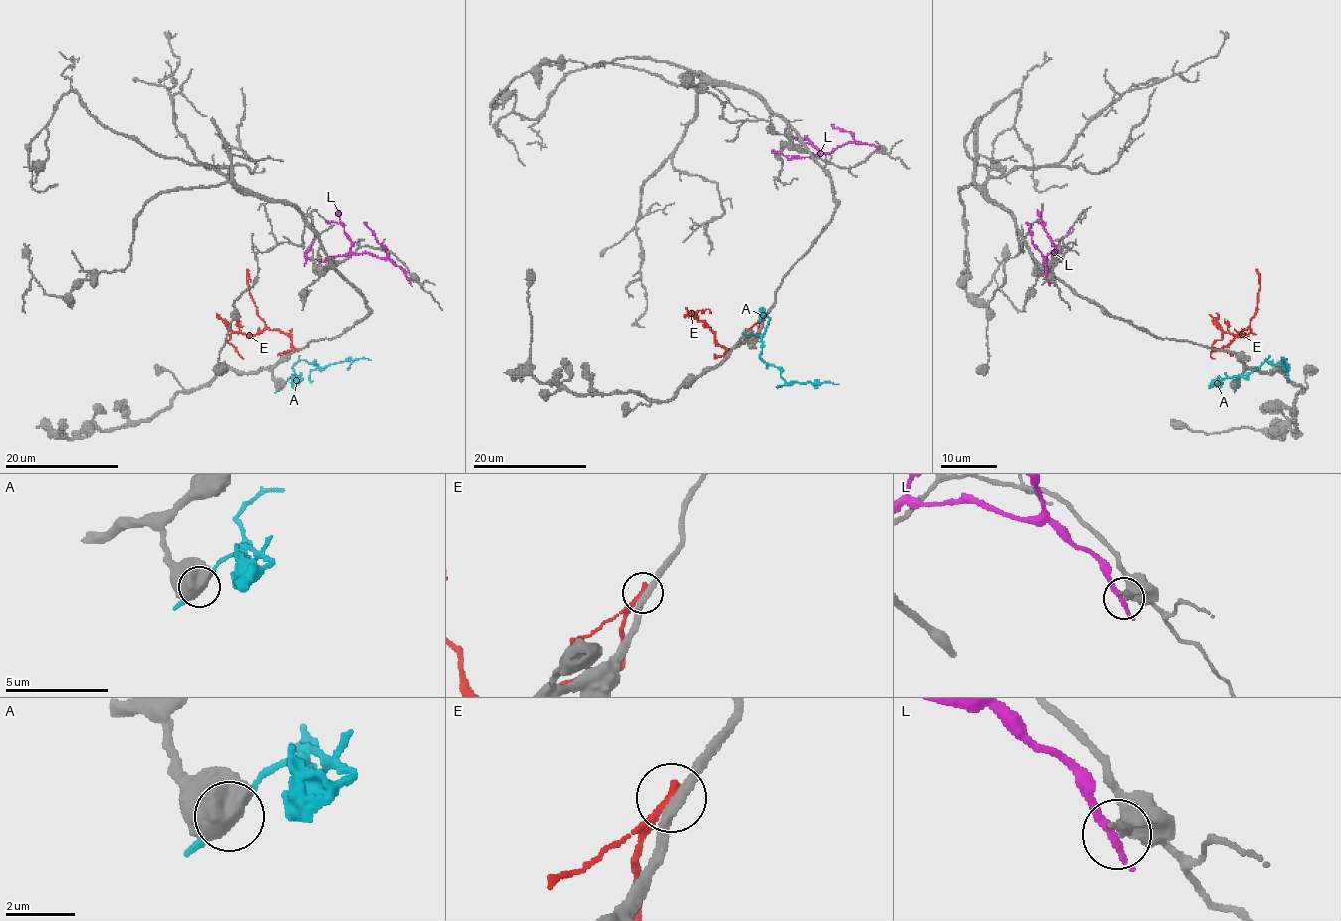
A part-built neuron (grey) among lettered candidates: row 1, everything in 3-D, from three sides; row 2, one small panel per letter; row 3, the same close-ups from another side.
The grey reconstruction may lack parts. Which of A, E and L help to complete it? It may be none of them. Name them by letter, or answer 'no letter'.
no letter

